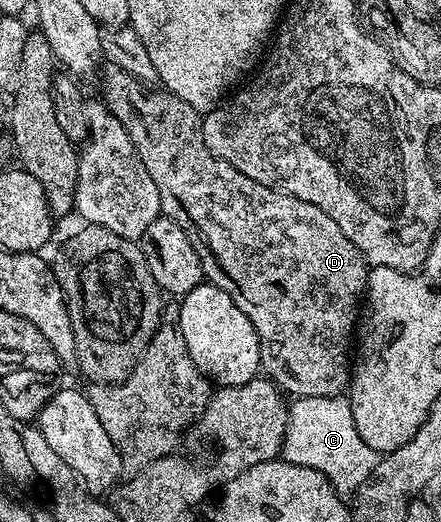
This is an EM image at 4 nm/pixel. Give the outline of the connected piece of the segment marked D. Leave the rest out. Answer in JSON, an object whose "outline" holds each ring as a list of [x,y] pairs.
{"outline":[[[110,68],[102,86],[106,89],[106,98],[104,97],[106,109],[116,116],[116,120],[120,120],[120,124],[124,124],[134,145],[134,151],[140,156],[144,168],[148,168],[148,176],[152,176],[152,181],[156,184],[156,192],[160,192],[162,214],[171,218],[187,233],[192,248],[196,250],[196,256],[199,257],[199,262],[203,266],[205,281],[209,285],[228,292],[228,296],[232,296],[236,308],[240,308],[240,312],[244,312],[244,316],[248,316],[248,320],[252,320],[252,328],[256,328],[256,336],[260,344],[261,369],[264,371],[265,377],[271,379],[275,386],[295,399],[345,395],[352,377],[352,351],[356,346],[354,325],[358,322],[358,297],[361,294],[363,297],[368,286],[368,263],[366,257],[360,252],[360,248],[356,248],[356,244],[352,244],[352,240],[348,240],[348,236],[344,236],[340,224],[336,224],[336,220],[332,220],[332,216],[328,216],[328,212],[316,208],[316,204],[308,204],[296,196],[283,194],[281,190],[274,190],[271,186],[260,184],[256,180],[244,176],[244,172],[232,168],[232,164],[228,164],[217,158],[212,152],[208,152],[202,135],[203,115],[196,108],[192,108],[192,104],[180,100],[180,96],[171,94],[165,88],[146,85],[136,76],[117,68]]]}

